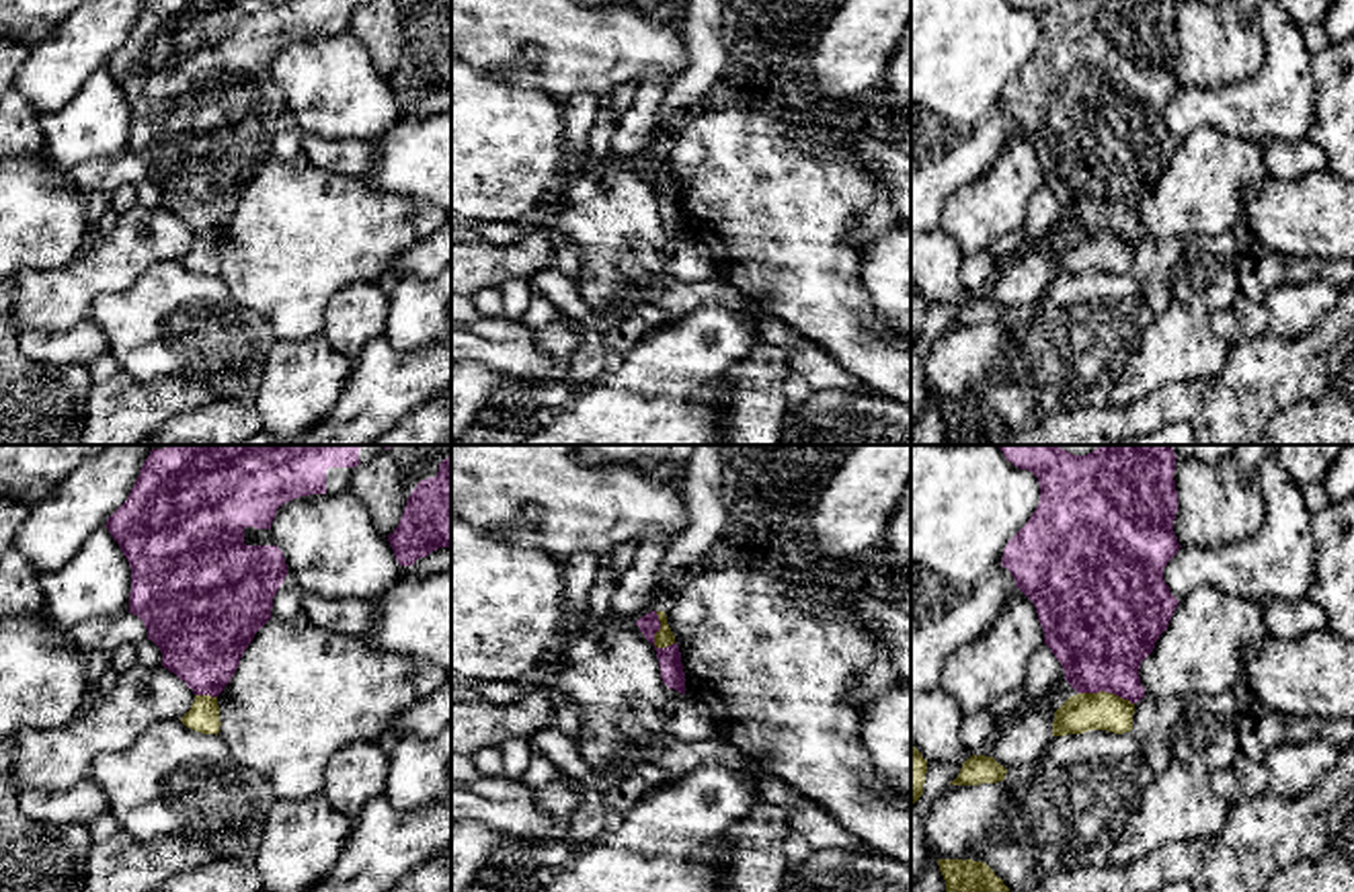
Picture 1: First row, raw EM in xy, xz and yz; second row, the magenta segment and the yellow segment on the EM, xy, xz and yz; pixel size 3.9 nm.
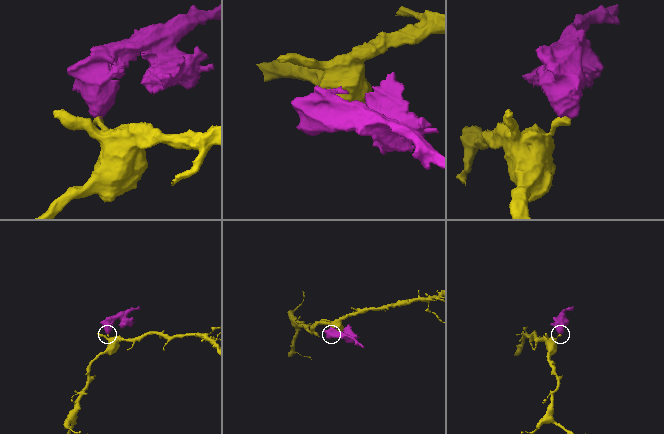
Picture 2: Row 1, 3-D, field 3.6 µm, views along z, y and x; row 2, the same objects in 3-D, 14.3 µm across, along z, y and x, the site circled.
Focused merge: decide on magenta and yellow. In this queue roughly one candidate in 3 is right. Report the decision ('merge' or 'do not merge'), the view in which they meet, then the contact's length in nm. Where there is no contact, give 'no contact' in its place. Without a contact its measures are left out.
do not merge; meets magenta in yz; contact 220 nm long

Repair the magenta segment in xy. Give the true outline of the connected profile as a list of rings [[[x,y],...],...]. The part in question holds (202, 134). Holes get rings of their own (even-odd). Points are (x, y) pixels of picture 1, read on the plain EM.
[[[146,0],[127,41],[107,59],[107,70],[119,84],[131,109],[129,154],[137,156],[162,193],[162,207],[174,213],[195,236],[217,238],[234,217],[240,199],[254,174],[271,160],[273,137],[287,117],[283,92],[271,78],[277,49],[310,35],[336,35],[347,31],[353,10],[365,0]]]

